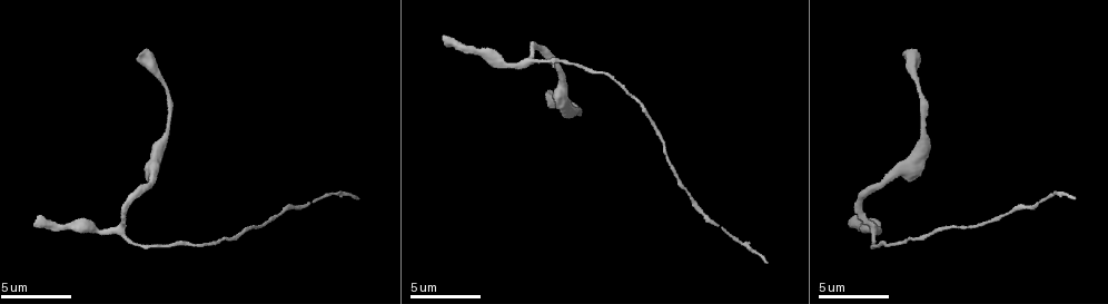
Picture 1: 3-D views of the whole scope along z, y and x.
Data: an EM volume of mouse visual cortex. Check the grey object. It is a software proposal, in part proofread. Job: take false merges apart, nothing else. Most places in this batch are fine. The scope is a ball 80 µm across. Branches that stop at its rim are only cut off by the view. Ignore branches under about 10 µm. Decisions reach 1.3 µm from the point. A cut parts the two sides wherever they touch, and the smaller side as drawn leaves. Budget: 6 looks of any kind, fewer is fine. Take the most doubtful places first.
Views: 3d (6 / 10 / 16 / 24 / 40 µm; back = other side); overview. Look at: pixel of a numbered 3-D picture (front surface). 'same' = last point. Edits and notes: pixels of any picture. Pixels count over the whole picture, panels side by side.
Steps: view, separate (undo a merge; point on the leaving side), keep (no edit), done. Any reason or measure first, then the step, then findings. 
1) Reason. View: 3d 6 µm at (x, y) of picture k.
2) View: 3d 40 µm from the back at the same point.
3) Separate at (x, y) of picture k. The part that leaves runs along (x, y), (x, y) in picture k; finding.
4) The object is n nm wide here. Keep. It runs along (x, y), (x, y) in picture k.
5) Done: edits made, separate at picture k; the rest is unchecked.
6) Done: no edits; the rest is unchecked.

Calibre changes. View: 3d 10 µm at (943, 227) of picture 1.

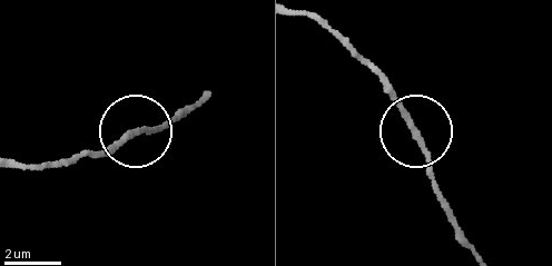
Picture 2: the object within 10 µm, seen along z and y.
The object is 210 nm wide here. Keep. It runs along (295, 15), (324, 21), (374, 71), (415, 129), (436, 198) in picture 2; all the same neuron.

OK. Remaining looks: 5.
View: 3d 10 µm at (882, 244) of picture 1.

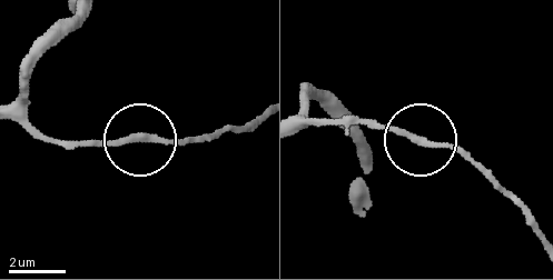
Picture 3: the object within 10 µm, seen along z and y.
View: 3d 6 µm at (142, 136) of picture 3.

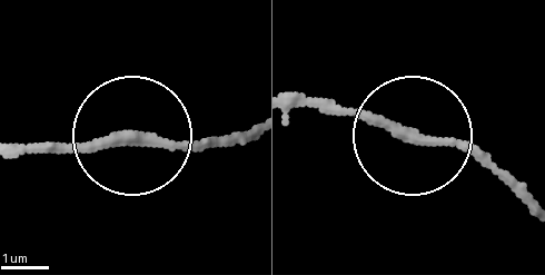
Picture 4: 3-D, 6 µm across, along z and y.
The object is 230 nm wide here. Keep. All the same neuron.

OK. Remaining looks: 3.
Calibre changes. View: 3d 6 µm at (919, 148) of picture 1.

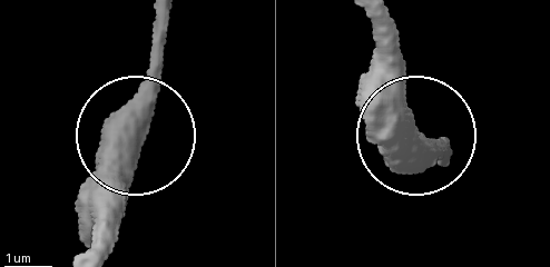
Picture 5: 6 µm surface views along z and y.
Keep. It runs along (92, 248), (97, 188), (128, 140), (156, 20) in picture 5; all the same neuron.

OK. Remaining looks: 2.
Done: no edits; the rest is unchecked.

